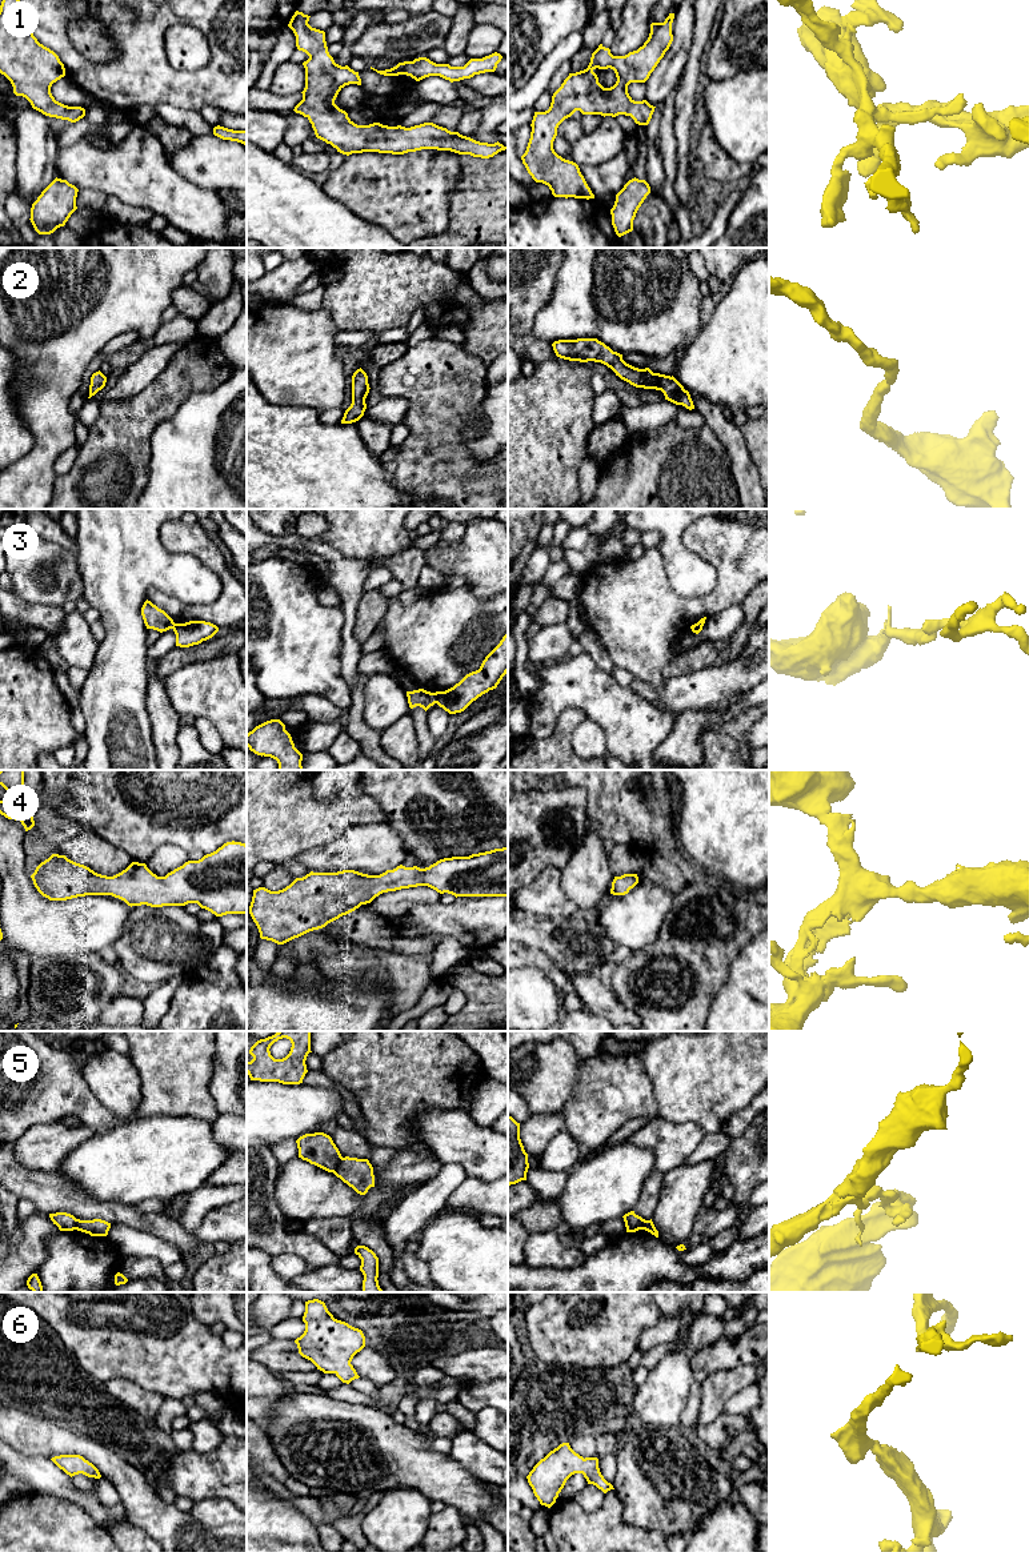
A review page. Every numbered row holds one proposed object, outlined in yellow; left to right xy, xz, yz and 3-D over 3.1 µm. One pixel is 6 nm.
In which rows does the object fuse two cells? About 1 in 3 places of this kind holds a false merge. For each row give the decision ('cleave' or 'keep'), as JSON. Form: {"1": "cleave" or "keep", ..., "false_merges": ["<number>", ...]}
{"1": "keep", "2": "keep", "3": "cleave", "4": "keep", "5": "cleave", "6": "keep", "false_merges": ["3", "5"]}

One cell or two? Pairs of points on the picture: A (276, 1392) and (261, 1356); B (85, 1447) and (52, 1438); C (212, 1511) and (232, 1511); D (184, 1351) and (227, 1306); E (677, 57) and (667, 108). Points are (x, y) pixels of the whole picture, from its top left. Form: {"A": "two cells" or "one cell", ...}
{"A": "two cells", "B": "one cell", "C": "one cell", "D": "two cells", "E": "one cell"}

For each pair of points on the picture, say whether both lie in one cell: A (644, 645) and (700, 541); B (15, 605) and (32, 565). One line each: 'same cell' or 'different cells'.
A: same cell
B: different cells

